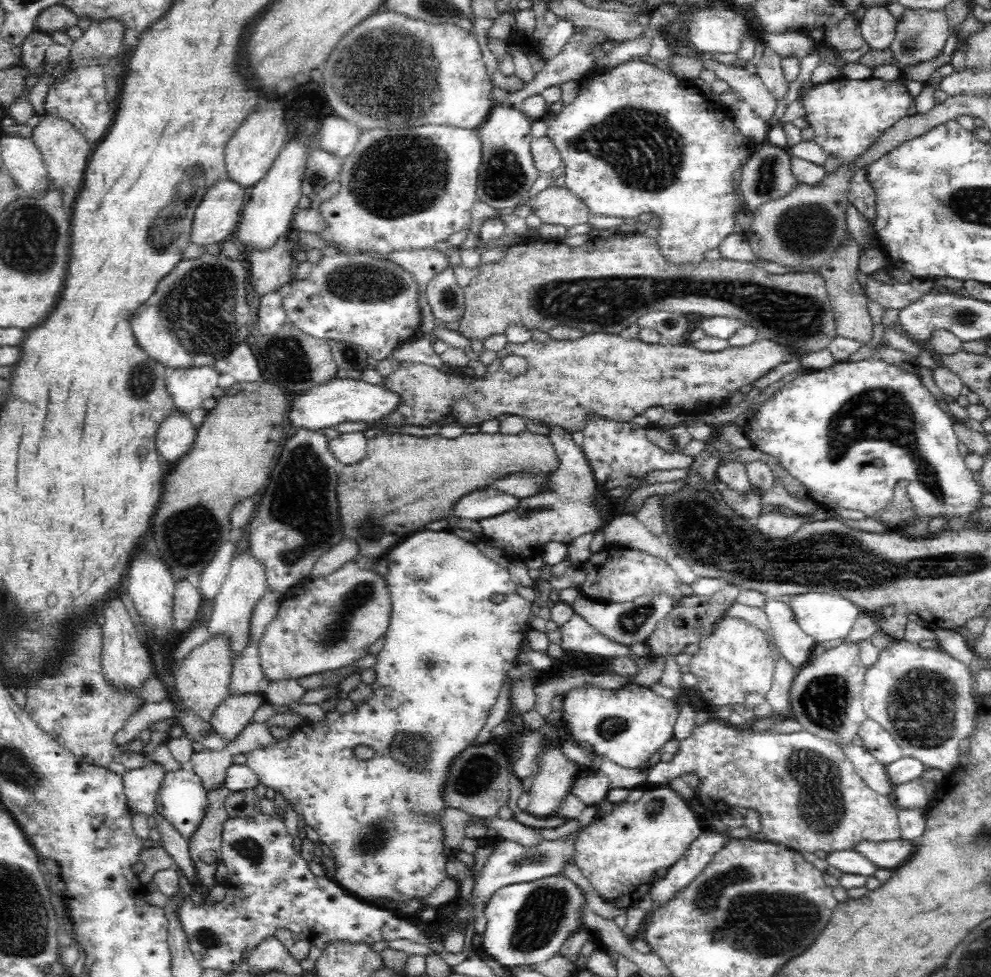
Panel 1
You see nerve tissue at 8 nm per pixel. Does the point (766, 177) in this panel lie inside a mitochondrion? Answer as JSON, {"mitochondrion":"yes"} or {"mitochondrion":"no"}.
{"mitochondrion":"yes"}

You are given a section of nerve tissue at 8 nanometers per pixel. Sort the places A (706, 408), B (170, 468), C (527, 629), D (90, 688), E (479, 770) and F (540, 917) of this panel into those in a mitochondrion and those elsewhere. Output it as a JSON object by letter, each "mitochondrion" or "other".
{"A":"other","B":"other","C":"other","D":"mitochondrion","E":"mitochondrion","F":"mitochondrion"}

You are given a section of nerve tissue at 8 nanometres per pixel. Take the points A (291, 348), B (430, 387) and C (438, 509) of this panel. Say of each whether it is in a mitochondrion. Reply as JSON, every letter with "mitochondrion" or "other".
{"A":"mitochondrion","B":"other","C":"other"}

